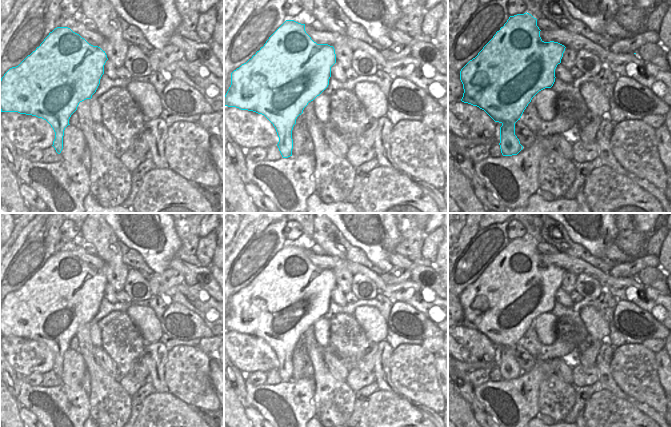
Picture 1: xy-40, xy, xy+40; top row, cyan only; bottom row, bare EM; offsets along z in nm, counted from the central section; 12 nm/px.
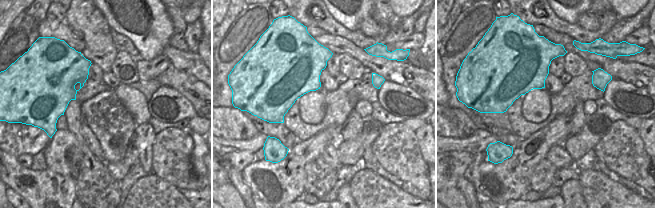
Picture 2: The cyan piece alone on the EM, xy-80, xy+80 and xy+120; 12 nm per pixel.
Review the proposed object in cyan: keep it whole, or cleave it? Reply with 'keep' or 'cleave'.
keep

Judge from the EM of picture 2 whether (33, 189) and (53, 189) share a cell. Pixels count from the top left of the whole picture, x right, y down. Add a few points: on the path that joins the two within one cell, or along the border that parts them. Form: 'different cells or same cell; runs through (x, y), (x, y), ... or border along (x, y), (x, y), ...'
same cell; runs through (38, 189), (48, 189)

